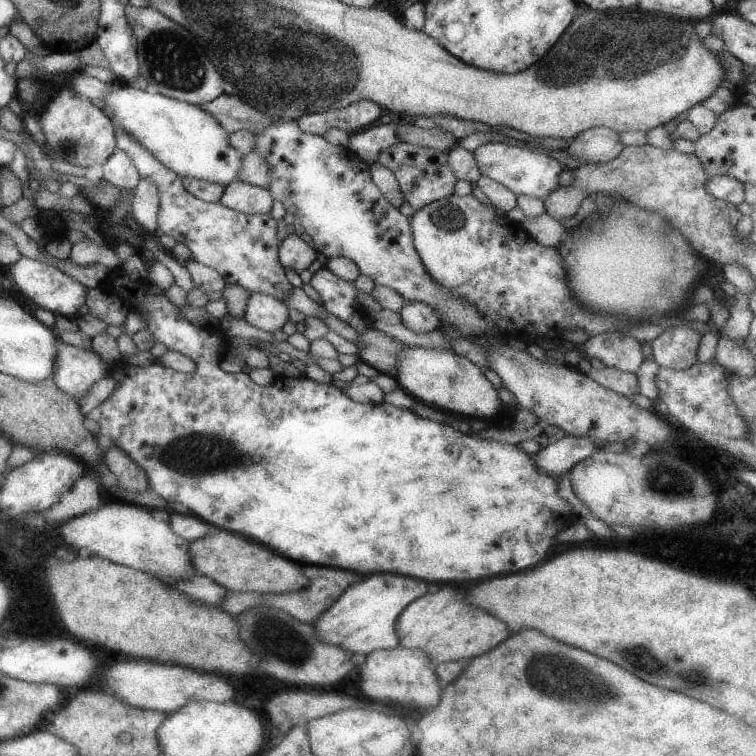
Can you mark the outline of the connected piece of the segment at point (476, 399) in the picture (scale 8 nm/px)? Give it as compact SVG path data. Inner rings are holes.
M404 345L398 352L395 380L406 393L446 414L454 412L471 419L483 419L505 411L496 388L485 378L484 372L470 360L451 351Z

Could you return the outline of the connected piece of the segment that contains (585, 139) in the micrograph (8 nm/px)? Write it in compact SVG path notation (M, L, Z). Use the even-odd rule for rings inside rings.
M591 127L590 129L585 130L585 132L575 136L573 139L569 141L569 146L564 151L567 151L567 153L569 154L569 158L577 160L577 165L609 162L610 160L613 160L624 147L620 144L620 140L618 139L618 133L607 127Z

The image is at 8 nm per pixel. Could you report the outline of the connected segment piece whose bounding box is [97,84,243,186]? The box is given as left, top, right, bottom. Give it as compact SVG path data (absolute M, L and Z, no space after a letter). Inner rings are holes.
M120 84L101 101L99 108L111 119L115 128L121 127L165 168L181 178L189 177L227 186L241 181L242 154L228 141L228 132L199 105L178 101L159 93L149 93Z

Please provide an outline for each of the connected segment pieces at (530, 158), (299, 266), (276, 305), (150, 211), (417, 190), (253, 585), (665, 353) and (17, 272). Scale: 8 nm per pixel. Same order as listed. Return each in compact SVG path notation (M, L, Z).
M500 139L487 140L477 145L473 150L473 158L475 159L479 172L491 180L505 186L506 189L512 190L516 196L525 195L535 198L542 198L548 195L557 185L557 175L564 169L562 164L556 159L547 156L547 149L540 148L532 141L523 141L529 144L535 150L527 150L527 148L519 148L519 146L511 146L511 144L503 144Z
M297 234L287 235L278 246L279 264L296 273L308 268L316 260L317 252L310 248Z
M261 293L250 294L243 318L256 329L275 332L287 322L287 306Z
M140 177L137 186L131 190L131 214L149 232L158 236L159 193L150 179Z
M397 143L380 150L377 162L393 173L403 200L415 210L454 193L453 185L457 178L450 169L446 152L409 143Z
M217 529L188 542L187 550L195 573L211 578L229 591L286 593L305 588L309 584L308 578L295 561L282 557L261 543L246 539L238 533Z
M685 326L666 329L649 341L652 358L659 367L682 371L696 361L696 352L702 340L697 330Z
M21 257L17 262L14 262L11 266L8 266L11 276L13 276L13 282L20 289L25 296L28 296L45 310L49 310L53 315L61 315L62 317L76 318L77 308L84 303L86 294L85 288L79 282L75 281L72 277L65 275L59 269L42 264L39 261L28 259L27 257Z

